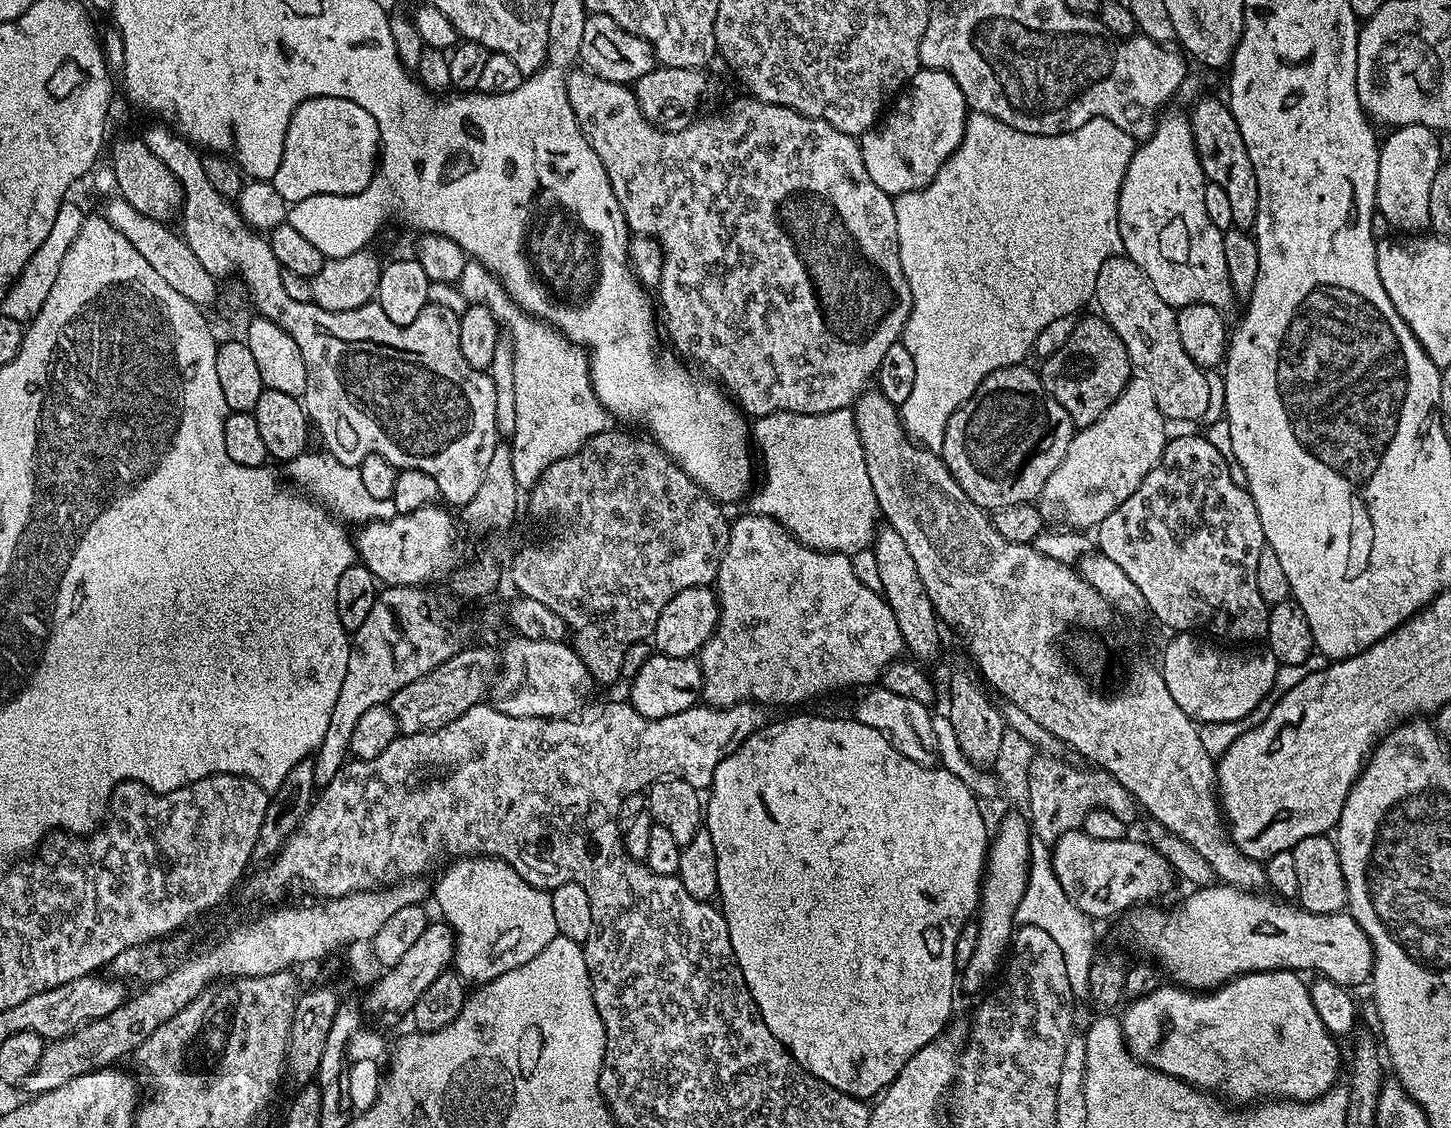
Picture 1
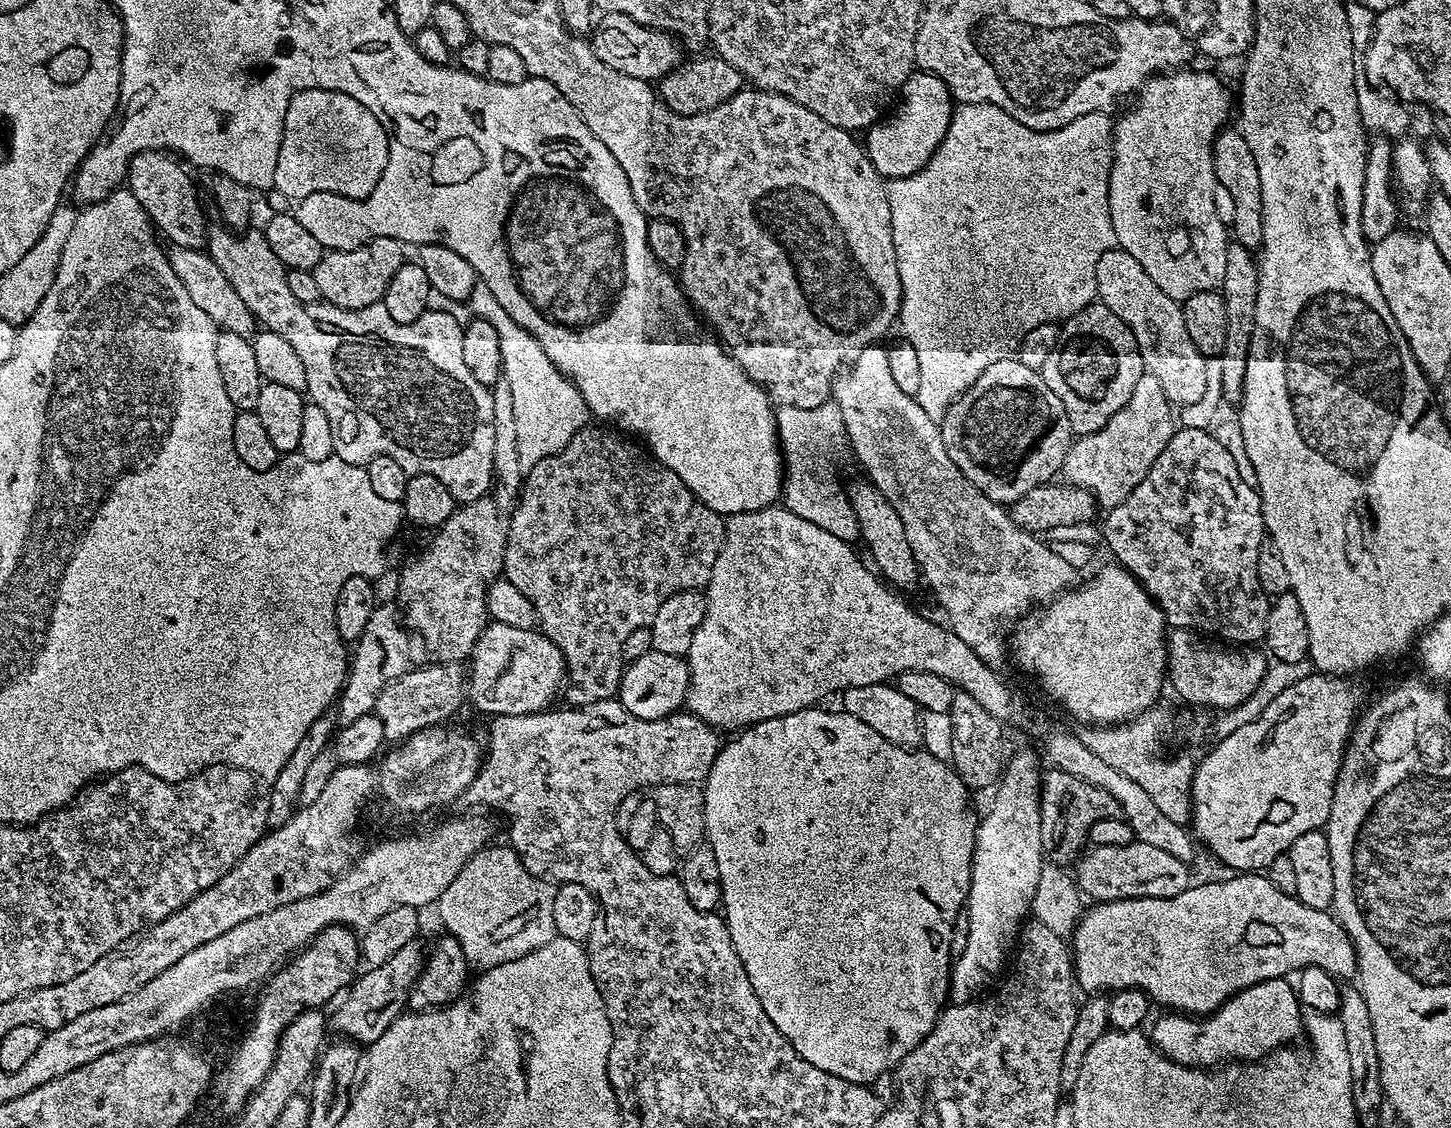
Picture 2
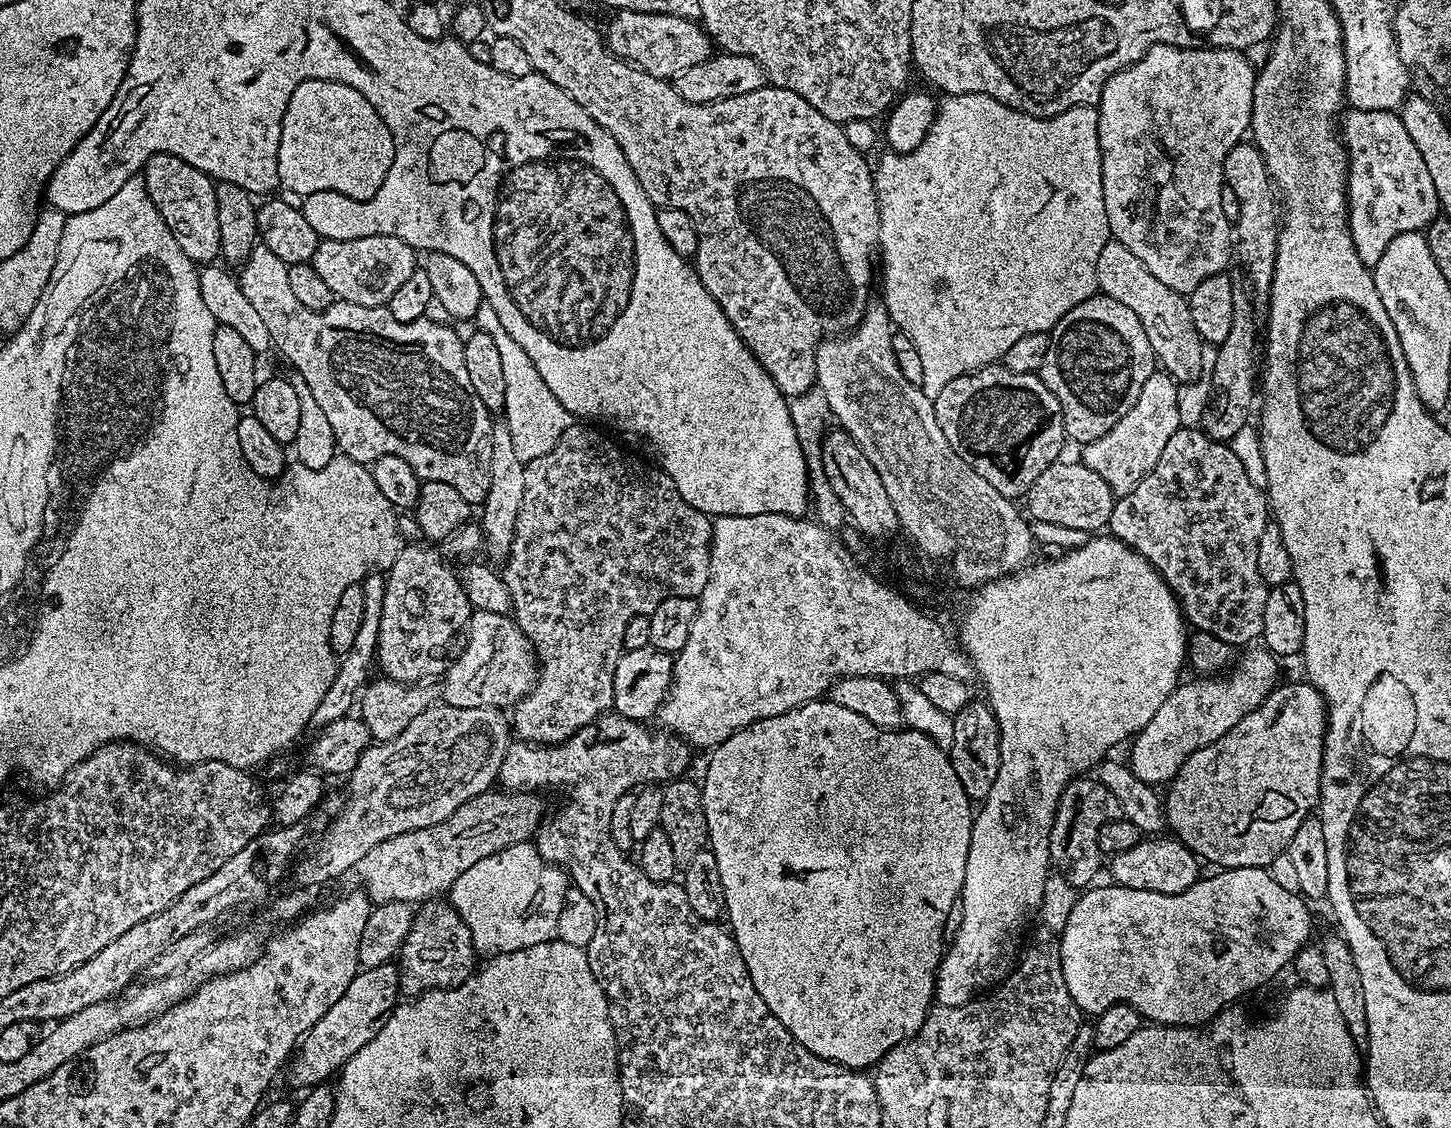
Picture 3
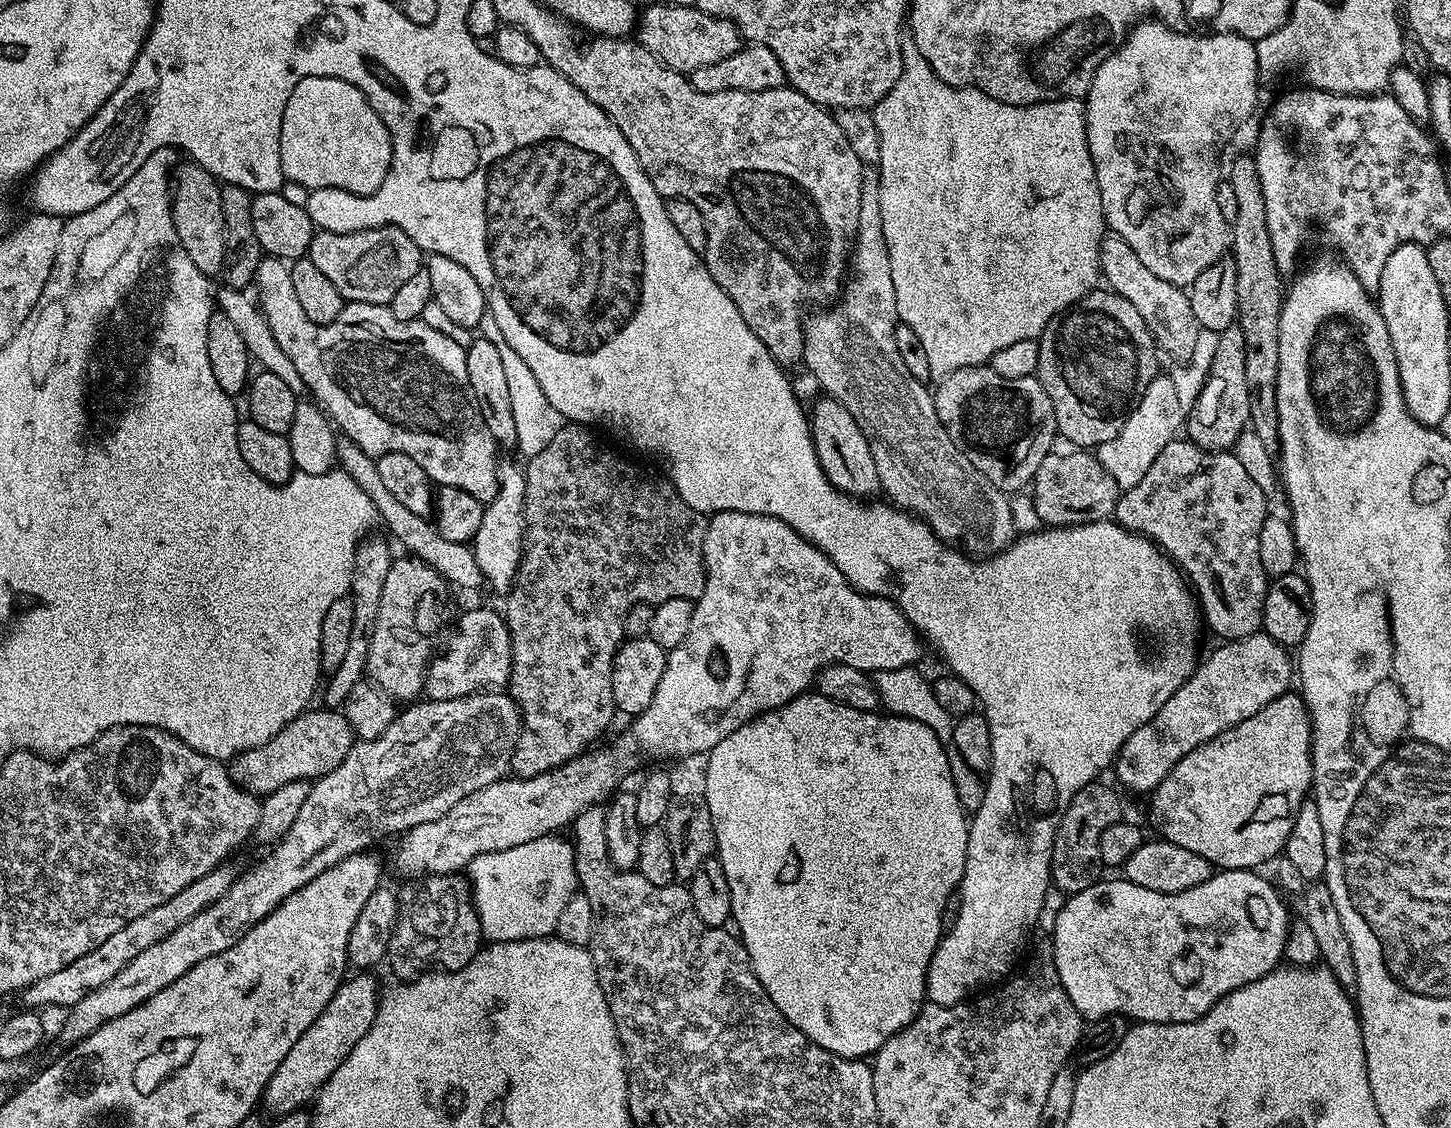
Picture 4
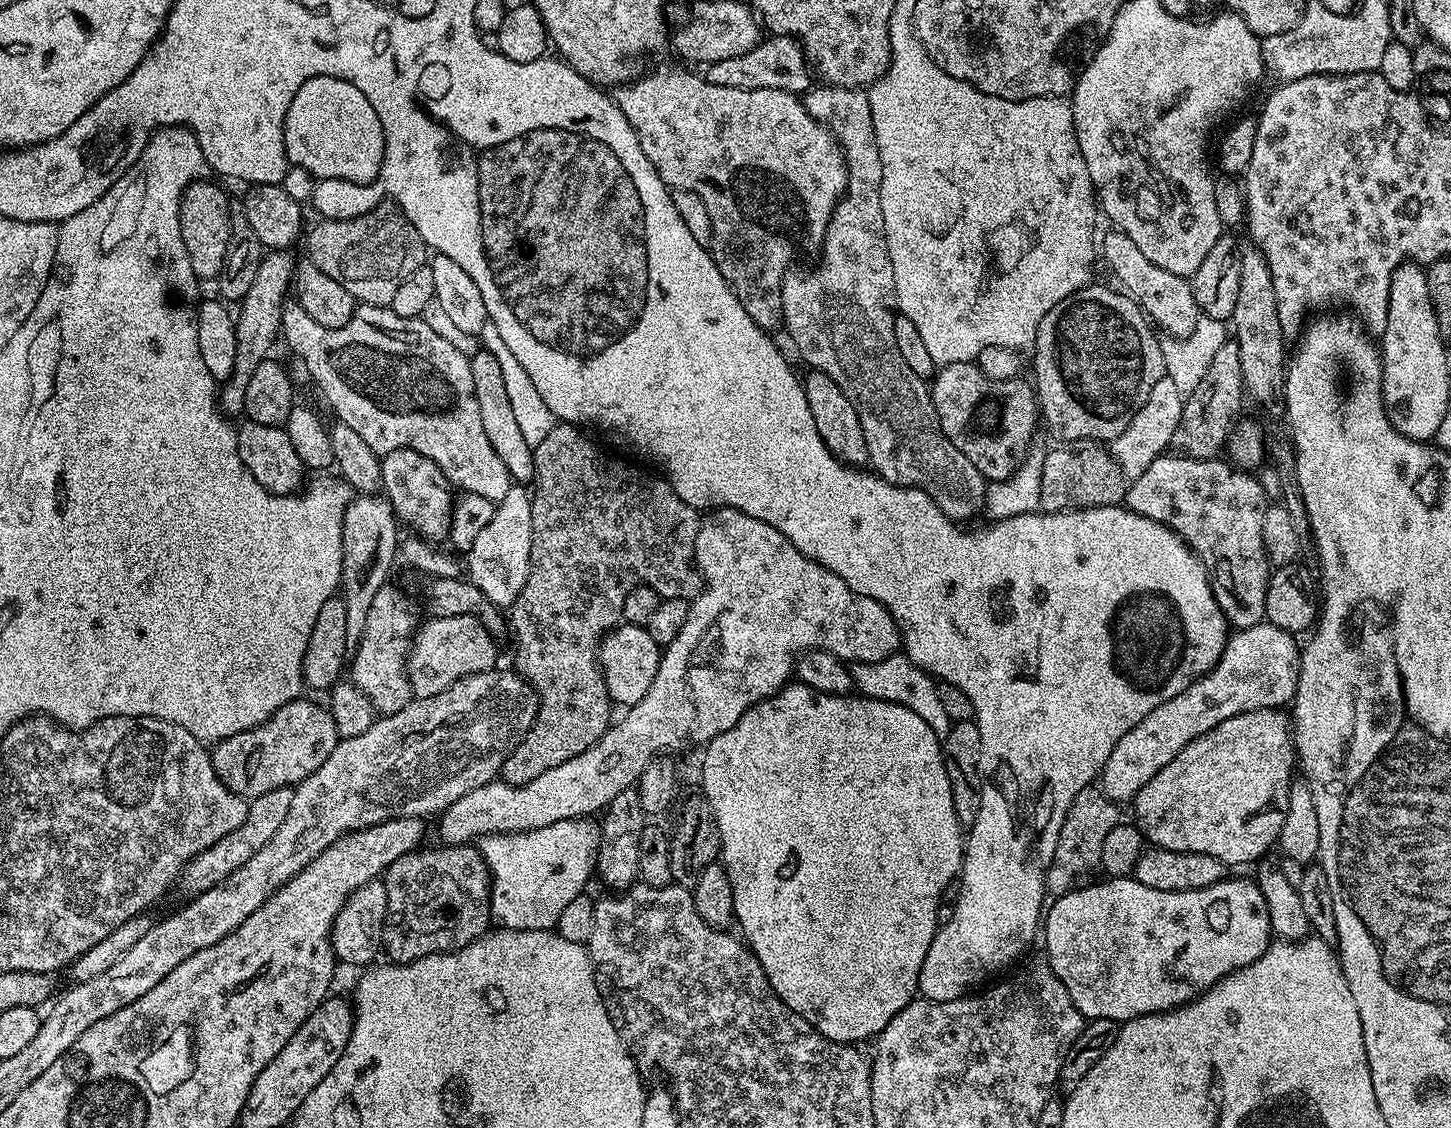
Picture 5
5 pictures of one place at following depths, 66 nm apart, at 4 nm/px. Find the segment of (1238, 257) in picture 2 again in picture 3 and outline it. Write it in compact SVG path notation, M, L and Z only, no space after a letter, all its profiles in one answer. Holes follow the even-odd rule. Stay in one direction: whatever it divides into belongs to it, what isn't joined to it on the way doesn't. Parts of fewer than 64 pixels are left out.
M1233 279L1234 322L1230 322L1230 331L1226 342L1216 348L1216 361L1212 371L1213 381L1228 380L1228 388L1213 395L1207 412L1204 413L1202 430L1212 440L1231 441L1238 430L1250 423L1248 411L1252 408L1252 395L1258 392L1258 348L1256 352L1256 320L1252 315L1258 312L1253 304L1252 291L1243 279Z

